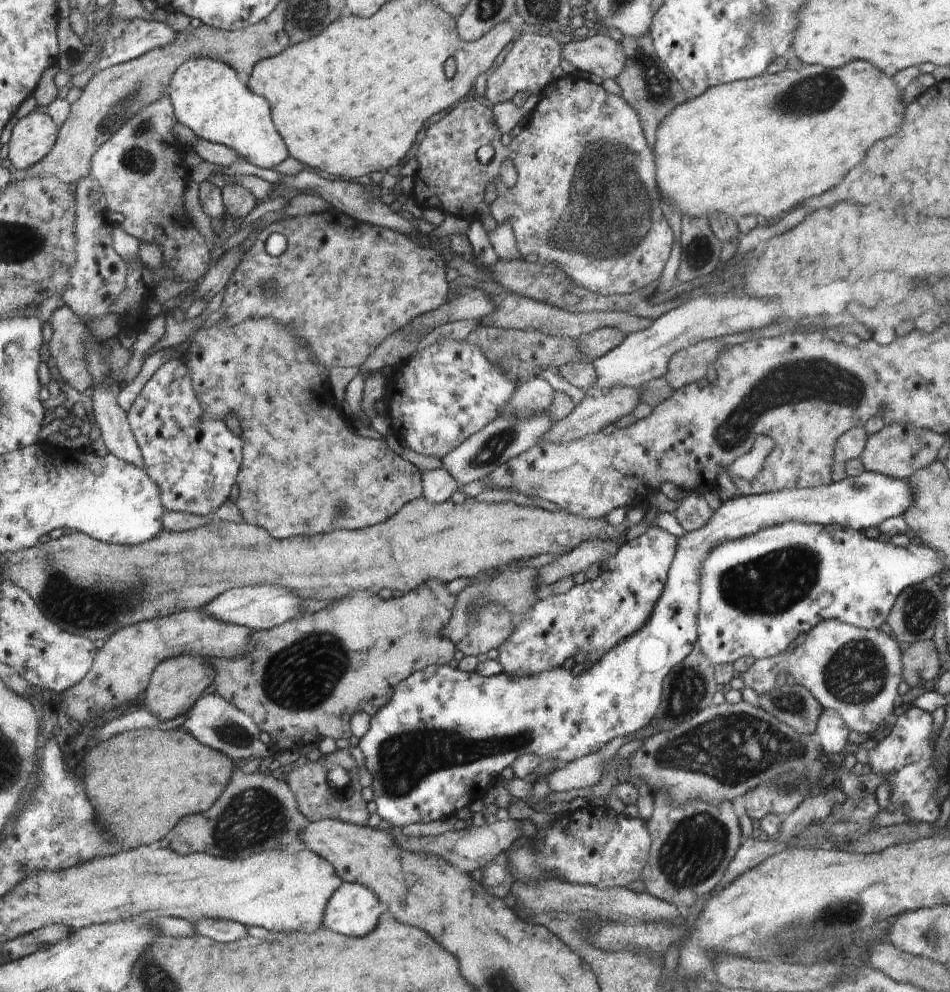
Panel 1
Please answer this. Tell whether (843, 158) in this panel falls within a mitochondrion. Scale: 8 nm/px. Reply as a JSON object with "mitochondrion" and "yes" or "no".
{"mitochondrion":"no"}

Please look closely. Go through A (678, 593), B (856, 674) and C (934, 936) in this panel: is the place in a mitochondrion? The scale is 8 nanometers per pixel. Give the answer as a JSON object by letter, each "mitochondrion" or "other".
{"A":"other","B":"mitochondrion","C":"mitochondrion"}

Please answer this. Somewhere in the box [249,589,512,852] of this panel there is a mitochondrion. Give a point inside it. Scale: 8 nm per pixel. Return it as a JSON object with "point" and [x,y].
{"point":[300,676]}

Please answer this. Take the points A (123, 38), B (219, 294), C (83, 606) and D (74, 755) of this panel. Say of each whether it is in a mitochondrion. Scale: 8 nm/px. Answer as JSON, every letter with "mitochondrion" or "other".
{"A":"other","B":"other","C":"mitochondrion","D":"other"}

